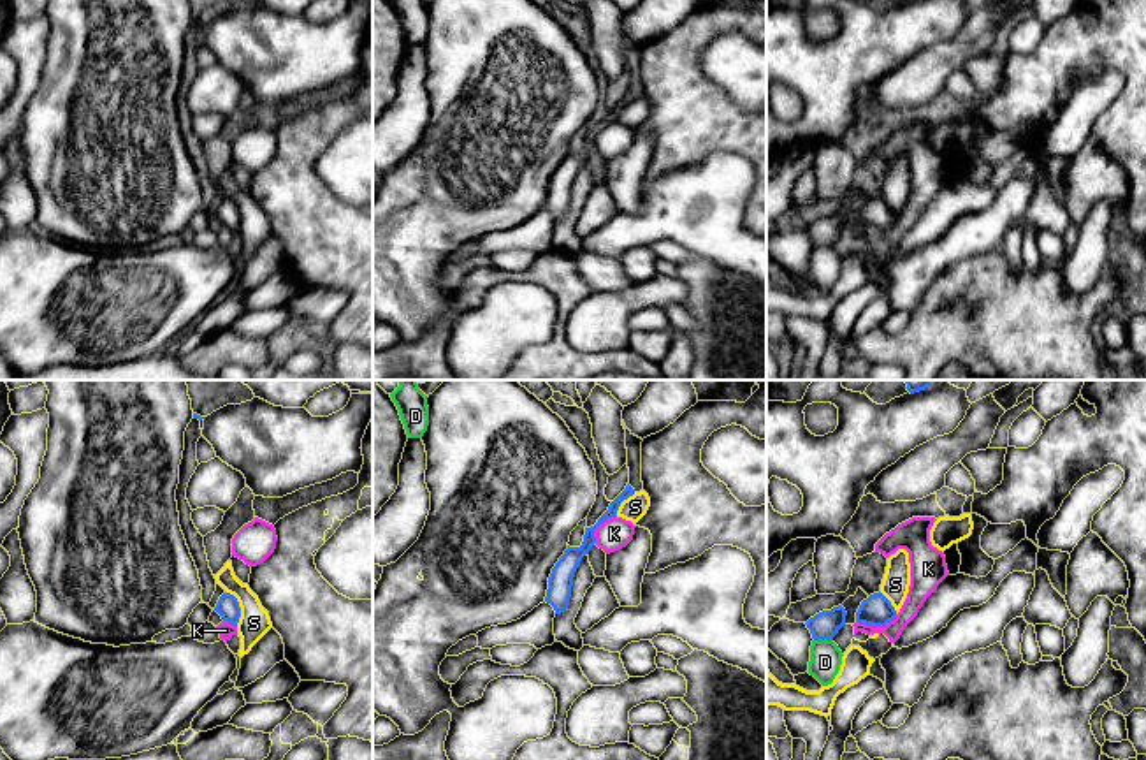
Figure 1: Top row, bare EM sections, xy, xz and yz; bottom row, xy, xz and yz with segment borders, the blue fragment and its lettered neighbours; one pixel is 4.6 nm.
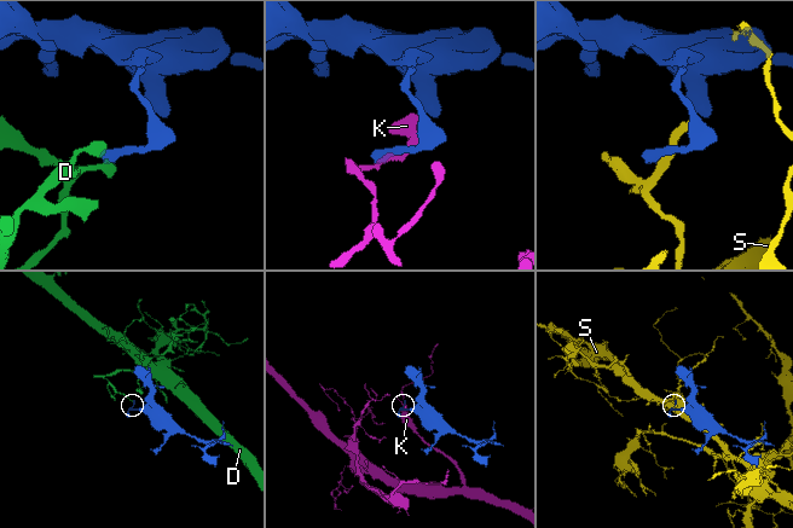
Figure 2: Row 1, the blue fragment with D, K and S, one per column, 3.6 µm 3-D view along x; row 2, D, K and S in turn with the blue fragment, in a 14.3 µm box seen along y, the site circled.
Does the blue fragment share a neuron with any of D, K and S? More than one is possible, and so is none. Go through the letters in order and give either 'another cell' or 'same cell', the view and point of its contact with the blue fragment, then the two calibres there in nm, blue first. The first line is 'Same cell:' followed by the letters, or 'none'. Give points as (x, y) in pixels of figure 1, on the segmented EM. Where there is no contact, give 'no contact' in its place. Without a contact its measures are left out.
Same cell: none
D: another cell | yz (823, 639) | 130/140 nm
K: another cell | yz (876, 625) | 140/100 nm
S: another cell | xy (239, 607) | 100/140 nm

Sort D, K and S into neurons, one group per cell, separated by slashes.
D / K / S

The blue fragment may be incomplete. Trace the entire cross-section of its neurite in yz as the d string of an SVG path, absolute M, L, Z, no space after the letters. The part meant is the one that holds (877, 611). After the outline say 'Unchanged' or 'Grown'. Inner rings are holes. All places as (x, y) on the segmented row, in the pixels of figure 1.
M881 591L863 600L856 612L856 623L865 623L872 626L886 626L895 618L895 607Z. Unchanged

